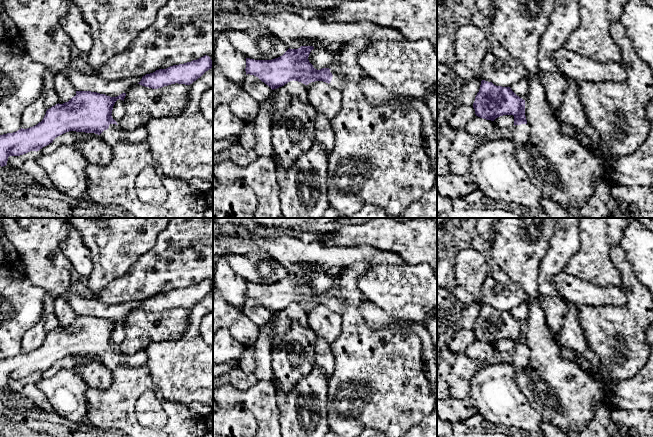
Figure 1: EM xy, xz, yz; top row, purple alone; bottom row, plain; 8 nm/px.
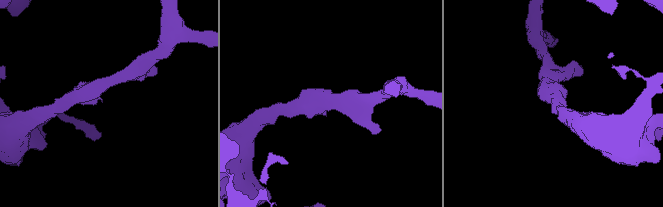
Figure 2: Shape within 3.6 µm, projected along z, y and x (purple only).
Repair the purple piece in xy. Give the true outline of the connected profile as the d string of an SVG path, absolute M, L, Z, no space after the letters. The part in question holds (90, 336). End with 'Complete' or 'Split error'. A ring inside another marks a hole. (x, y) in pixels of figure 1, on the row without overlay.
M76 315L76 319L68 326L56 328L47 333L41 346L37 349L19 353L13 357L0 359L0 390L6 390L9 380L20 380L30 375L39 375L49 369L53 364L69 355L95 357L111 371L120 366L145 366L147 364L147 354L141 350L133 355L123 355L118 351L117 346L112 342L112 334L118 323L124 325L126 317L117 321L110 321L91 315Z. Split error

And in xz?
M313 270L289 272L282 280L272 284L246 282L246 299L258 301L272 314L294 304L305 309L323 305L342 315L345 311L345 302L339 295L329 292L317 294L309 286L308 281L313 273Z. Split error

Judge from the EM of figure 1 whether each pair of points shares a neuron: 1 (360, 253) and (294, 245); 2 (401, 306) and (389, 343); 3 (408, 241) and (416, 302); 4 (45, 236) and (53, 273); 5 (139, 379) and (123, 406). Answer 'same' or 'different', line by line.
1: same
2: different
3: different
4: same
5: same

